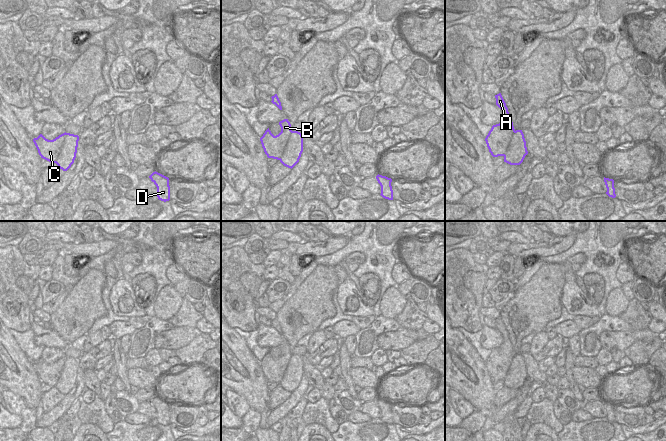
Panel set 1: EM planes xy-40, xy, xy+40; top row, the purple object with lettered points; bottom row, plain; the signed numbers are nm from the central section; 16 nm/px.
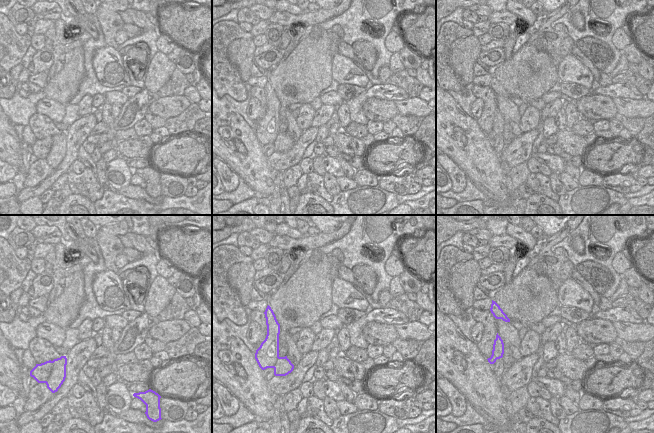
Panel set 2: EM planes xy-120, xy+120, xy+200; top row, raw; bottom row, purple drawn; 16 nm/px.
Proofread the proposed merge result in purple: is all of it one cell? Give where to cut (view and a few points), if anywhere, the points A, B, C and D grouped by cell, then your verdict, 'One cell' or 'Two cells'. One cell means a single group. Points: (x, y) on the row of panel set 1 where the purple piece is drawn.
Split along xy-40 (67, 133), (58, 157), (54, 162). Groups: A B C / D. Two cells

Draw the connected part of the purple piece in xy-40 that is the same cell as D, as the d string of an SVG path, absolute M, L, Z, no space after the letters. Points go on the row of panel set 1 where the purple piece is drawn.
M153 172L149 178L157 187L156 196L161 201L169 201L170 200L170 186L169 186L169 178L158 173Z

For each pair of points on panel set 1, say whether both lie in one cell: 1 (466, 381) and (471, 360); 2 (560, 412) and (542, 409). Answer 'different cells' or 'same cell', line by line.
1: same cell
2: different cells

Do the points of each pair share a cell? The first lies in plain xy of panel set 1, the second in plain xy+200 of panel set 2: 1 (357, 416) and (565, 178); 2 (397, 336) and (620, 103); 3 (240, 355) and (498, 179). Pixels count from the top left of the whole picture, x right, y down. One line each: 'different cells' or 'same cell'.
1: same cell
2: different cells
3: same cell

